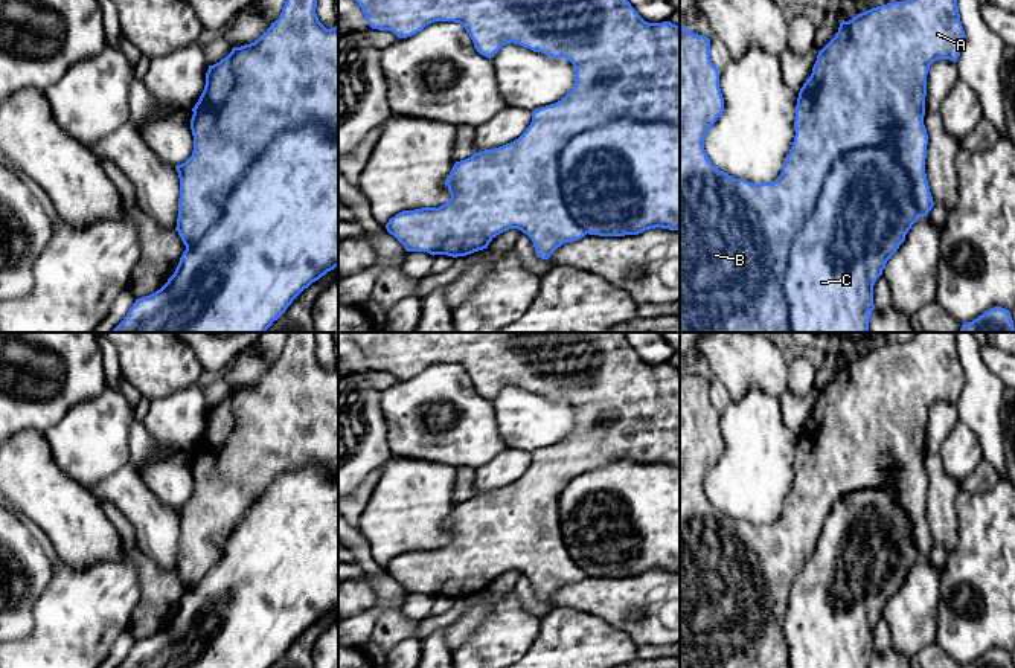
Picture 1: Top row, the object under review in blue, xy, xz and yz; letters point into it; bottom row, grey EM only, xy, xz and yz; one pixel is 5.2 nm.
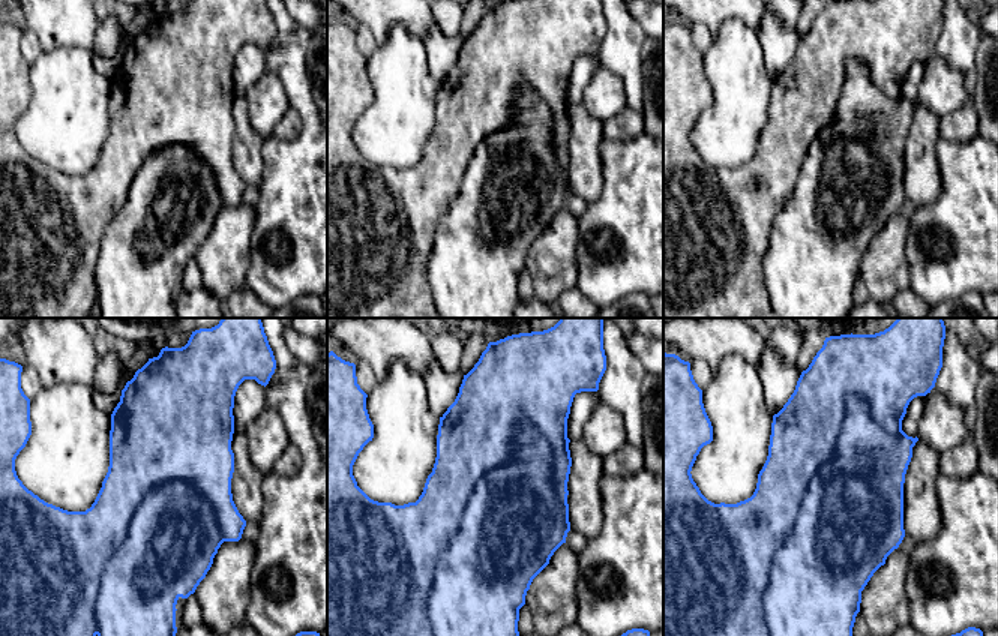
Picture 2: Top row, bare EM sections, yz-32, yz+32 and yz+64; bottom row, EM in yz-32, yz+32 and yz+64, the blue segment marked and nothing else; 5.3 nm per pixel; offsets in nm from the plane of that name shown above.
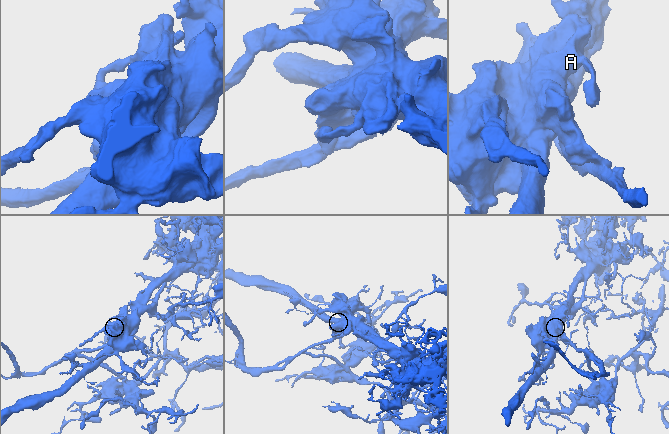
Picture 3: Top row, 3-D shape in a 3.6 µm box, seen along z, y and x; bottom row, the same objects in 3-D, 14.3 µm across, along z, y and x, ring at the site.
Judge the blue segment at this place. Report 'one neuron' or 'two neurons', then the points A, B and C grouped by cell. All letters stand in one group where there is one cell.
two neurons; groups A B / C

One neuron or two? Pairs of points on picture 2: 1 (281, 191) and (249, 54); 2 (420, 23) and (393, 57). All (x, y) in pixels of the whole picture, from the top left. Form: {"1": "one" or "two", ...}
{"1": "two", "2": "two"}

